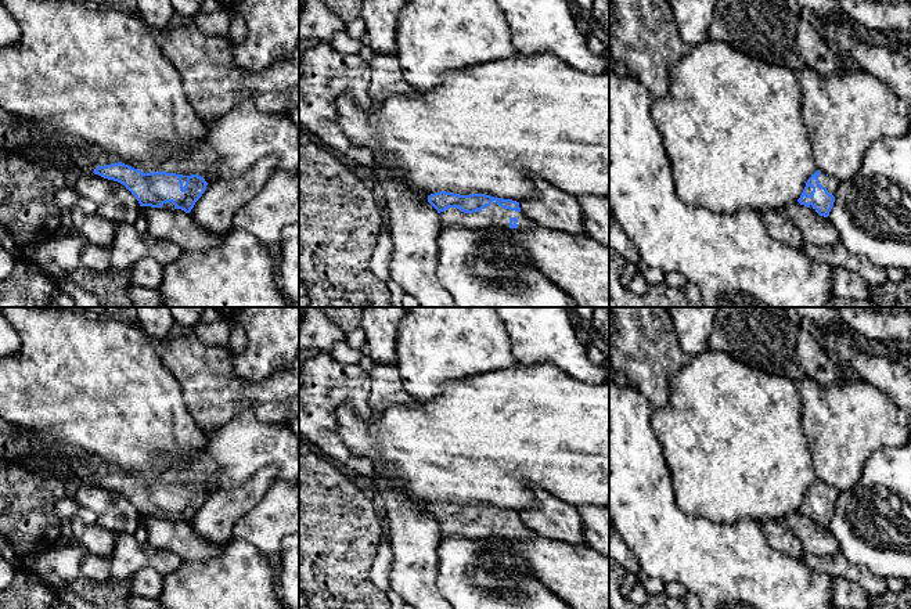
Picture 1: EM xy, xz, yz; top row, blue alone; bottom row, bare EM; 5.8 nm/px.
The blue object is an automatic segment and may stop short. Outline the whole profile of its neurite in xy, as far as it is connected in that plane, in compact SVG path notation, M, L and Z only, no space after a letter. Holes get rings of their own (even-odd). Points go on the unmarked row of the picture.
M71 444L58 446L57 455L66 457L83 483L94 483L123 494L140 516L181 519L190 523L208 493L198 484L183 486L166 482L143 483L118 468L101 462L96 454Z

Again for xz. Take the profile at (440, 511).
M440 501L431 504L428 512L438 520L440 536L471 538L498 536L519 540L529 536L529 530L521 522L519 512L512 509Z

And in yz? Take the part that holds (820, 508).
M817 480L807 490L806 497L797 509L800 515L813 518L820 526L828 527L838 504L839 490Z

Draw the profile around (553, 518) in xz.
M533 484L527 487L534 493L537 501L536 508L519 511L521 522L529 531L555 541L587 545L577 507Z

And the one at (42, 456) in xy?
M24 429L28 437L29 454L22 461L29 468L60 475L71 487L82 483L66 457L57 455L55 448L65 446L54 435Z

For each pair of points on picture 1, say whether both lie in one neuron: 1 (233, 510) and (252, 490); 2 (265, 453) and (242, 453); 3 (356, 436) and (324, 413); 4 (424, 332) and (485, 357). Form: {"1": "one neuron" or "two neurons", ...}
{"1": "one neuron", "2": "one neuron", "3": "two neurons", "4": "one neuron"}

